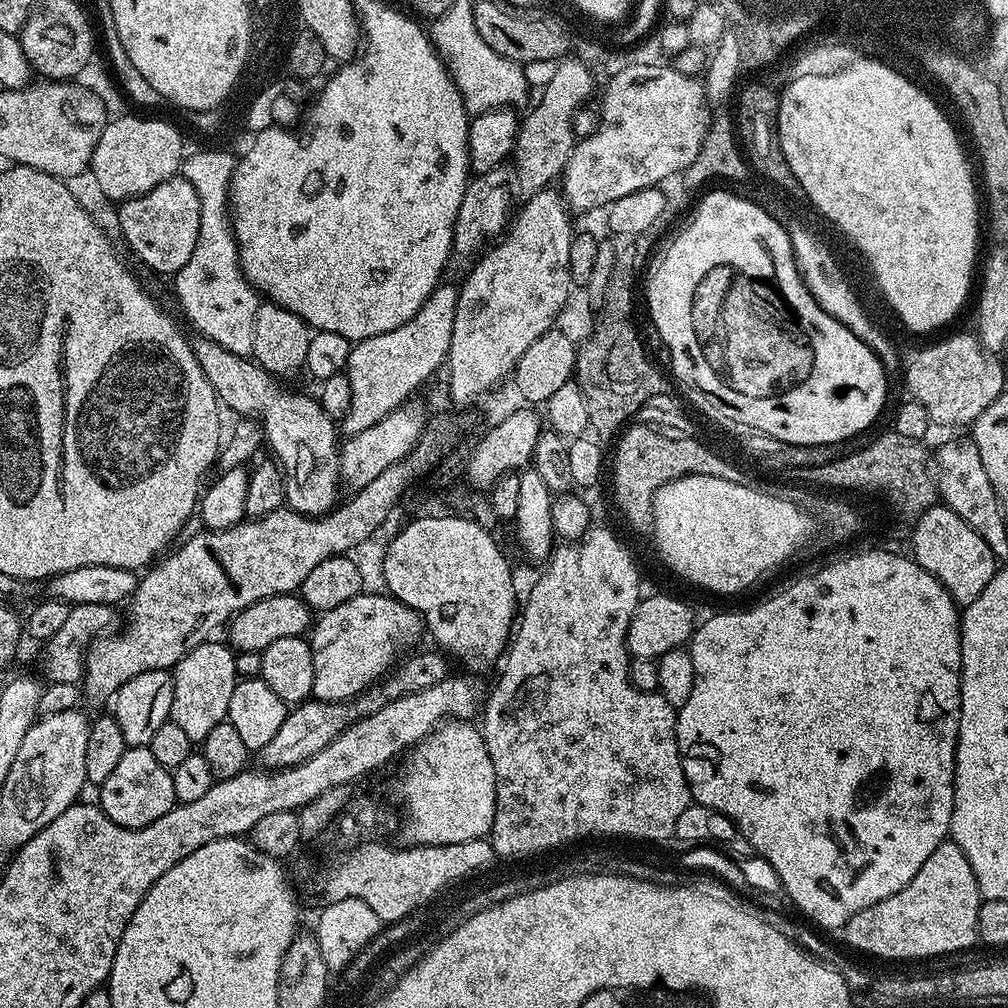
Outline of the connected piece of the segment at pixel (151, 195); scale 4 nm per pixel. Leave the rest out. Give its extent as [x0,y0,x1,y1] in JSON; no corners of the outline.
[120,174,199,274]

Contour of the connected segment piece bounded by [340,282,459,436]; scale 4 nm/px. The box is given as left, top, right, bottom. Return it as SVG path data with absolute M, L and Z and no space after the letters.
M442 282L410 322L385 334L359 340L353 345L344 371L350 382L350 409L340 421L341 431L345 435L362 433L370 426L377 425L387 414L405 403L411 397L409 395L439 367L443 367L453 337L458 296L459 289L455 283Z

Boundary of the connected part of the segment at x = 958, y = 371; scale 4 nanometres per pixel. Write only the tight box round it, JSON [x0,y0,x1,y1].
[902,335,1005,425]

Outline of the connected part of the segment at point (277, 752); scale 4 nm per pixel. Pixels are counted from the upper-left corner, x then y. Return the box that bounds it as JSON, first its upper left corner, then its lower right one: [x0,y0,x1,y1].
[255,650,450,770]

